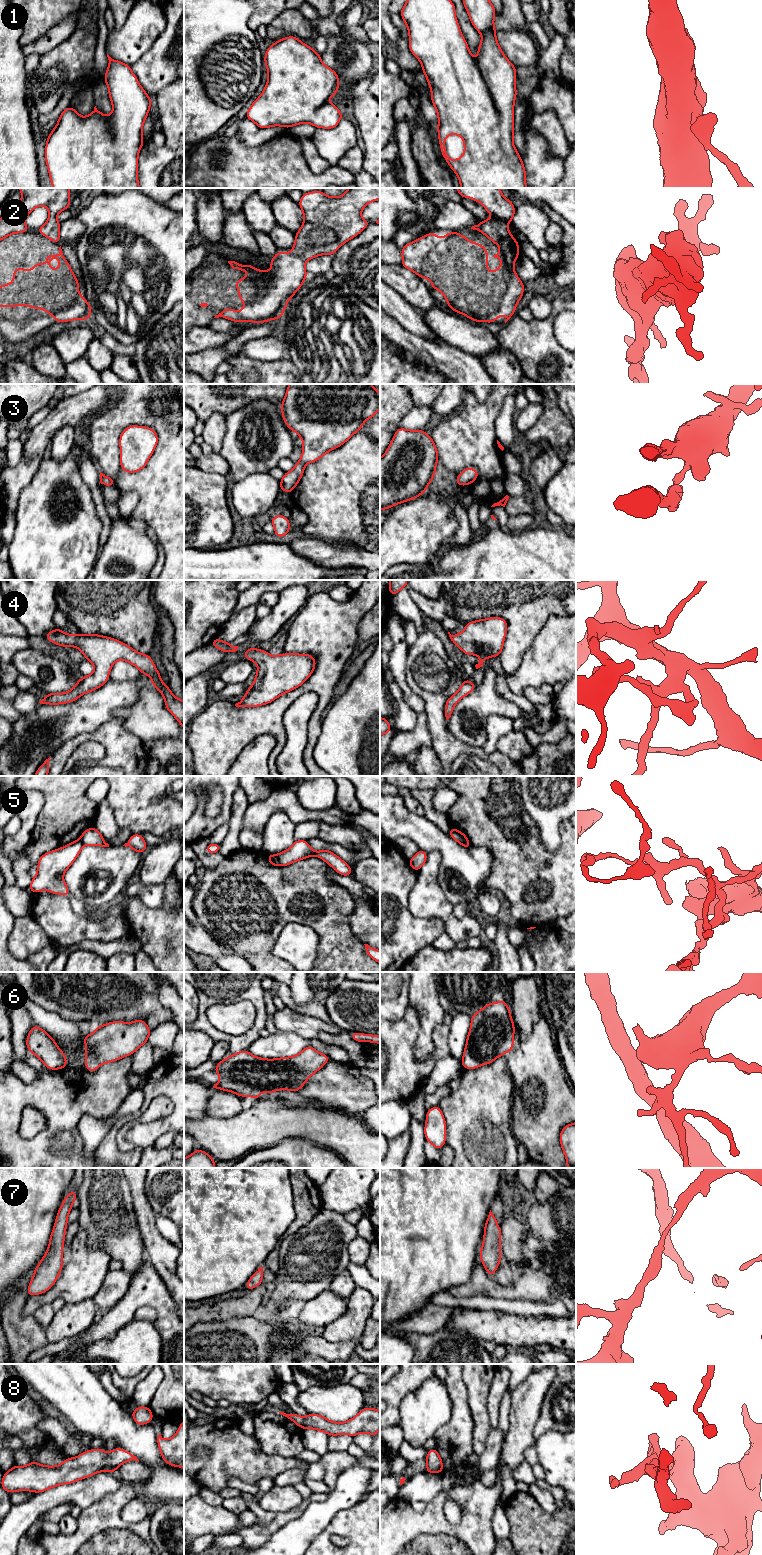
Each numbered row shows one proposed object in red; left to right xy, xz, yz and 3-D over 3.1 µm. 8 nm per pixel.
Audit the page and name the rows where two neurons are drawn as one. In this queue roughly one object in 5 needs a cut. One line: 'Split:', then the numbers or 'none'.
Split: 5

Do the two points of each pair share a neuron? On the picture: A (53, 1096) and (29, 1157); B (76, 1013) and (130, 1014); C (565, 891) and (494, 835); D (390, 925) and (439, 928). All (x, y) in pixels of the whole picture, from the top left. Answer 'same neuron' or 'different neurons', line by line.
A: same neuron
B: same neuron
C: same neuron
D: same neuron

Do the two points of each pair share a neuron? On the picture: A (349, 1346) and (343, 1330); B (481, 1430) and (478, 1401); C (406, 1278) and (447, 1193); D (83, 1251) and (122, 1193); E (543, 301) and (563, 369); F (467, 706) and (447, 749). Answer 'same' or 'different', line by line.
A: different
B: same
C: same
D: different
E: different
F: different

